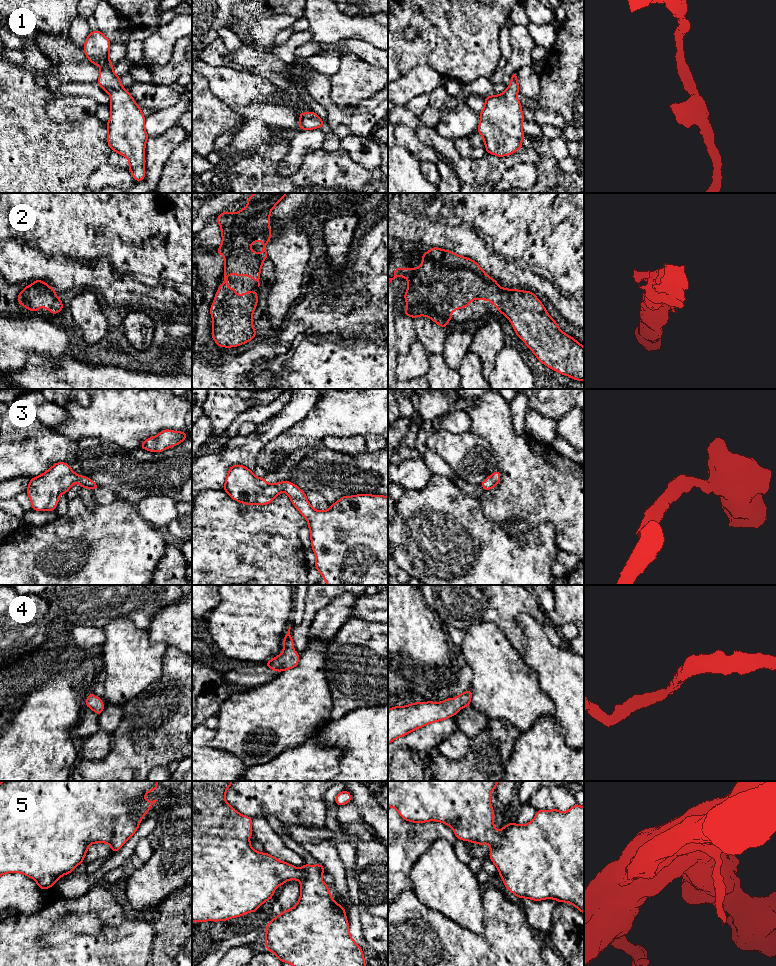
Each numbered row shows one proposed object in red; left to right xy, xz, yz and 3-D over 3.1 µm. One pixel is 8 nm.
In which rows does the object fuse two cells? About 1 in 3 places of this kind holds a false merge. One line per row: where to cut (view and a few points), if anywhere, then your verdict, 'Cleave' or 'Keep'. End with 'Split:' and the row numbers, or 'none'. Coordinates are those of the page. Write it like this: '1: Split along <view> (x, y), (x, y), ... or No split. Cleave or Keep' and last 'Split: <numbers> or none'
1: No split. Keep
2: No split. Keep
3: No split. Keep
4: No split. Keep
5: No split. Keep
Split: none

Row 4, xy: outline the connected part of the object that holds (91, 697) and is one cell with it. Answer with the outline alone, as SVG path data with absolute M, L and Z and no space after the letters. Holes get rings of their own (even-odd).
M93 692L90 693L86 699L85 706L92 709L97 715L100 715L104 709L104 703L101 701L100 697L96 697Z

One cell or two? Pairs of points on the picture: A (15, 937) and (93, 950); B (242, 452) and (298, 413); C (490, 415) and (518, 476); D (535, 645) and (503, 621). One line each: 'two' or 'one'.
A: one
B: one
C: one
D: two

